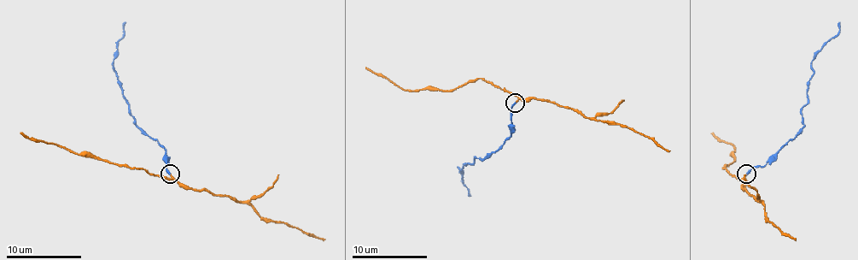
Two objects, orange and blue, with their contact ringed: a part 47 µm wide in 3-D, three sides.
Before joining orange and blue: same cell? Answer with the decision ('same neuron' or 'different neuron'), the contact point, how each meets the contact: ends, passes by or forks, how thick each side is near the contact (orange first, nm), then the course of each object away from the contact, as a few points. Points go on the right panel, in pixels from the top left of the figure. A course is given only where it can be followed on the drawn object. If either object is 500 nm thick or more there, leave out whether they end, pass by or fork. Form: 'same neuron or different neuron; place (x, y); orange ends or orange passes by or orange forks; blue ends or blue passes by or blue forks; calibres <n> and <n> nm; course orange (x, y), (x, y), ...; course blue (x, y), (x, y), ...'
same neuron; place (746, 174); orange passes by; blue ends; calibres 110 and 200 nm; course orange (745, 174), (744, 189), (762, 203), (766, 217), (772, 223), (796, 240); course blue (747, 174), (755, 167), (764, 167), (803, 125), (802, 109), (807, 103), (811, 62), (839, 31), (839, 21)

